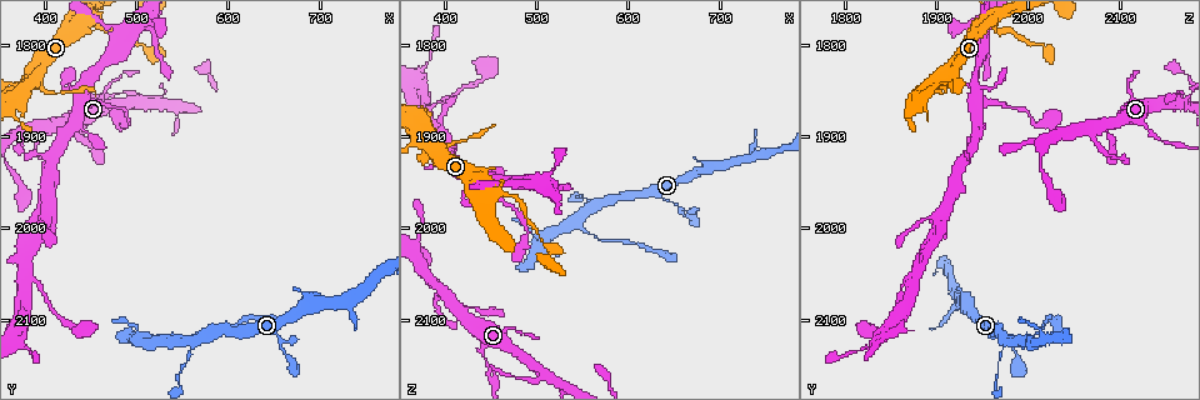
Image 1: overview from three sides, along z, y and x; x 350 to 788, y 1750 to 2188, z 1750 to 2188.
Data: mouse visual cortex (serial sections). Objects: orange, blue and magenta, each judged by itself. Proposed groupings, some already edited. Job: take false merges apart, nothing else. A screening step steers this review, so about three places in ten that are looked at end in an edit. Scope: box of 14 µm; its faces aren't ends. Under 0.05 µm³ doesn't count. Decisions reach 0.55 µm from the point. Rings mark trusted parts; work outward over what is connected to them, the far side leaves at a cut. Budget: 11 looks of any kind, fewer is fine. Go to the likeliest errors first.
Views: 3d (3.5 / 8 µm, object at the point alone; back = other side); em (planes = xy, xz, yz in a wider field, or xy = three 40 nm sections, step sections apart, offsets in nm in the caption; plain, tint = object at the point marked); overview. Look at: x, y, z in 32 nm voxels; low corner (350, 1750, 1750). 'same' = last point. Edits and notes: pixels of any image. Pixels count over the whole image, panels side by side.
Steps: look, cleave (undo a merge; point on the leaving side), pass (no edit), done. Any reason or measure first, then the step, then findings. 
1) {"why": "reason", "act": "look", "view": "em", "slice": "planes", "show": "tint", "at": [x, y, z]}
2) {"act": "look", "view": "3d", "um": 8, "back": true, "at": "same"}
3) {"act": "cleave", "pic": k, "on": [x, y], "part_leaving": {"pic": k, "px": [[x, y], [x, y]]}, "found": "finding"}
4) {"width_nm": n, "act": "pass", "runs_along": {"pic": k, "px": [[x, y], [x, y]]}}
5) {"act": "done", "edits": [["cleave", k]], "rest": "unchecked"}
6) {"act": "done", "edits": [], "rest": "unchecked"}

{"why": "thin neck", "act": "look", "view": "3d", "um": 3.5, "at": [470, 1785, 1965]}

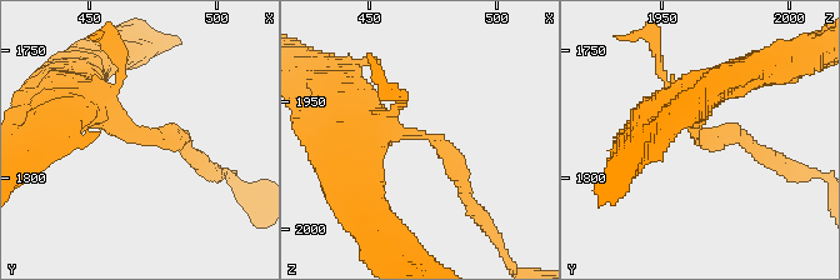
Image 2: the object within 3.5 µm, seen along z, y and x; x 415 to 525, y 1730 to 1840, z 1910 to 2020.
{"arm_widths_nm": [200, 500], "why": "need the tissue", "act": "look", "view": "em", "slice": "xy", "step": 1, "show": "tint", "at": [471, 1784, 1962]}

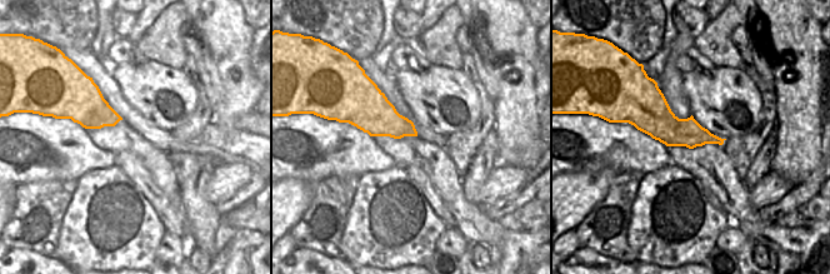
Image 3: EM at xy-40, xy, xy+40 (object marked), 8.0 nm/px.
{"act": "pass", "runs_along": {"pic": 2, "px": [[353, 109], [429, 138], [464, 195]]}, "found": "continuous, no second cell"}

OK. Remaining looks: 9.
{"act": "look", "view": "em", "slice": "xy", "step": 3, "show": "tint", "at": [510, 1860, 2160]}

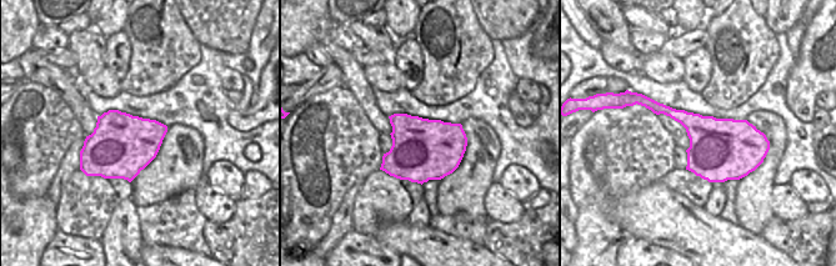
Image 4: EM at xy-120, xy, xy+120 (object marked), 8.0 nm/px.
{"act": "look", "view": "3d", "um": 3.5, "at": "same"}

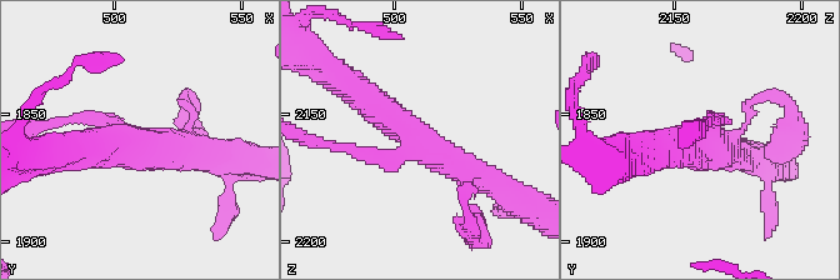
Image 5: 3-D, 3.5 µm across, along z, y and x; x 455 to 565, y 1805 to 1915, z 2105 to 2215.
{"act": "pass", "found": "one cell here"}

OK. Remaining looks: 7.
{"act": "look", "view": "3d", "um": 3.5, "at": [415, 1885, 2090]}

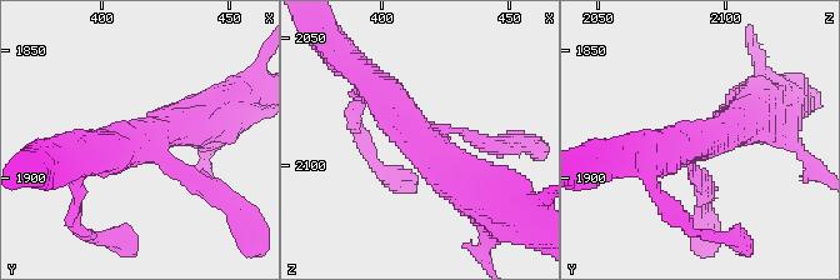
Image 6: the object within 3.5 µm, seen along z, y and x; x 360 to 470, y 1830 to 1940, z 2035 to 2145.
{"why": "shape alone is not enough", "act": "look", "view": "em", "slice": "xy", "step": 2, "show": "tint", "at": [416, 1886, 2090]}

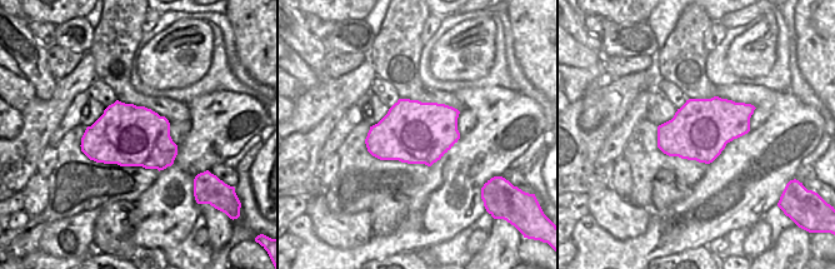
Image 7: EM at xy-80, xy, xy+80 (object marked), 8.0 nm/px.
{"why": "another direction", "act": "look", "view": "em", "slice": "xy", "step": 5, "show": "tint", "at": "same"}

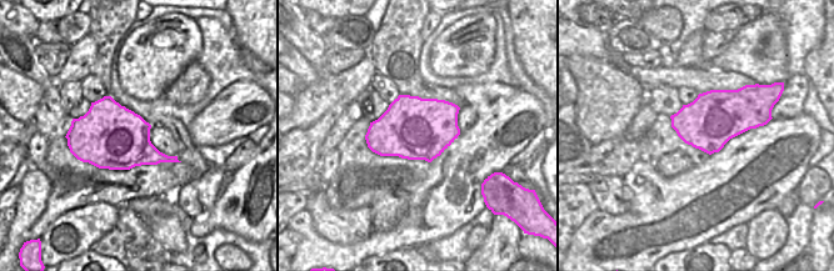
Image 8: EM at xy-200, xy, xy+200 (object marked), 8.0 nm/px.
{"arms": 3, "act": "pass", "runs_along": {"pic": 6, "px": [[478, 193], [435, 160], [370, 80]]}, "found": "all the same cell"}

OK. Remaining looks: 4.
{"why": "three-way junction", "act": "look", "view": "em", "slice": "xy", "step": 1, "show": "tint", "at": [545, 2125, 1995]}

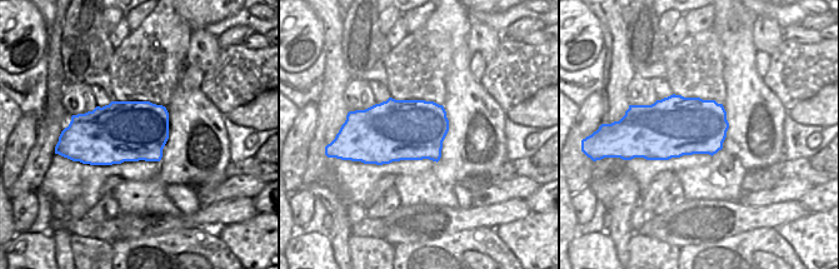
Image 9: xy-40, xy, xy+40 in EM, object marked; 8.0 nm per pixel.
{"why": "see where the arms go", "act": "look", "view": "3d", "um": 3.5, "back": true, "at": "same"}

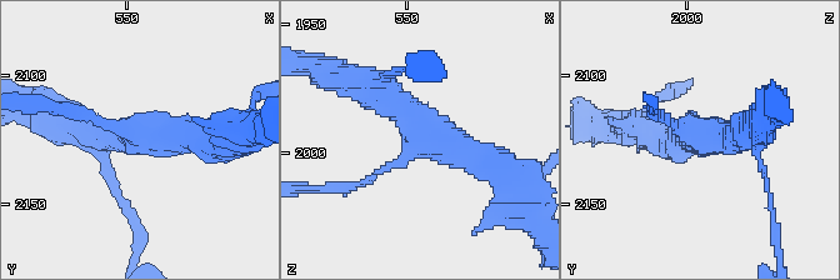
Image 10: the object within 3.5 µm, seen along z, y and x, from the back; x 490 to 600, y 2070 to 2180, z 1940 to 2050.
{"arms": 3, "arm_widths_nm": [100, 400, 400], "act": "cleave", "pic": 10, "on": [350, 185], "part_leaving": {"pic": 10, "px": [[386, 166], [356, 186], [314, 189]]}, "found": "a second cell is stuck on"}

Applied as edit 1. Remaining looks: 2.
{"act": "done", "edits": [["cleave", 10]], "rest": "unchecked"}

